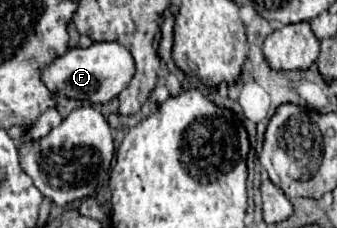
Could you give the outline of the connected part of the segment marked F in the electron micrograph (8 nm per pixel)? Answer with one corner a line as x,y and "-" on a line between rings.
92,43
88,49
74,47
68,49
62,57
56,57
50,65
40,71
42,83
60,97
68,99
88,99
90,103
108,103
116,97
134,75
134,59
126,47
120,43

